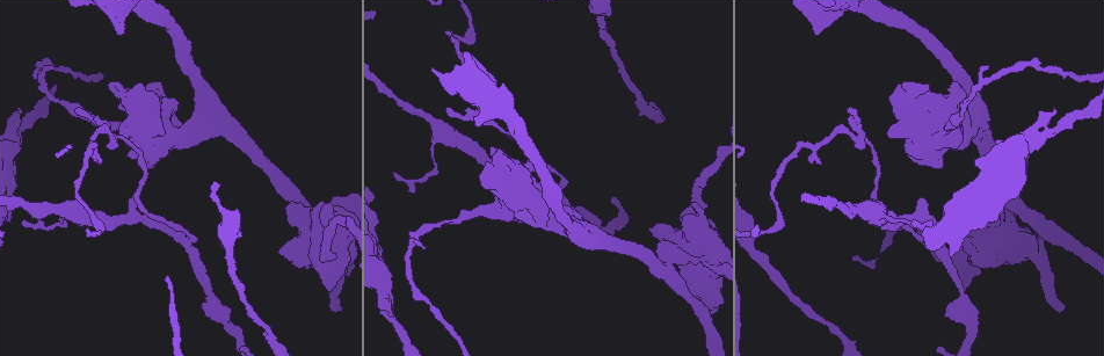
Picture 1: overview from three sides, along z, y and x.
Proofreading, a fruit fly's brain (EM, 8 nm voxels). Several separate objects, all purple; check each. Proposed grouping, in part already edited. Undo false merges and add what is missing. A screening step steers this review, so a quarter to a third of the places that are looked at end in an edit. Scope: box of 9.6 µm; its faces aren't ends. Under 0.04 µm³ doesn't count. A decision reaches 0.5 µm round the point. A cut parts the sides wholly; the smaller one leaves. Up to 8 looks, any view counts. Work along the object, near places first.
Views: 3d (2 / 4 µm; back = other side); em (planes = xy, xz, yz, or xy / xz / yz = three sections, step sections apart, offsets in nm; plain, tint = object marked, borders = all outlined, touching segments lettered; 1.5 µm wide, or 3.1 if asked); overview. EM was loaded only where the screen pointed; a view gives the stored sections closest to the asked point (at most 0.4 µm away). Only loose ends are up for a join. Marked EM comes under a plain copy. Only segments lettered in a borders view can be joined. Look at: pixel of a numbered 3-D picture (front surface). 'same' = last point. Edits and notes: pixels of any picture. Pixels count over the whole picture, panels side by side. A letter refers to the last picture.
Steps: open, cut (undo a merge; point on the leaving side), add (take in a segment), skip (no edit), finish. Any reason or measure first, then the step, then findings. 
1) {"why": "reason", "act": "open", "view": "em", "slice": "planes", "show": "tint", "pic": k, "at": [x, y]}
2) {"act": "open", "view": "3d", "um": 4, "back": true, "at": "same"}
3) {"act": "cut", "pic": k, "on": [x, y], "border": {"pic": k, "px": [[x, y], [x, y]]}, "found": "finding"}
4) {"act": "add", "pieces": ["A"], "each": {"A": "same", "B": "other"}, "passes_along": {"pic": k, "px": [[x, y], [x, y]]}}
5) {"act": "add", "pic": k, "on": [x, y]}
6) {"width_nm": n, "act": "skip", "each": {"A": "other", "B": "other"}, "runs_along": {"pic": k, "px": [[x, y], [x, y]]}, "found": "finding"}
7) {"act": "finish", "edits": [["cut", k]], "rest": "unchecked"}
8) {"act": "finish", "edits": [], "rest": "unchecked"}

{"act": "open", "view": "em", "slice": "planes", "show": "borders", "pic": 1, "at": [988, 65]}

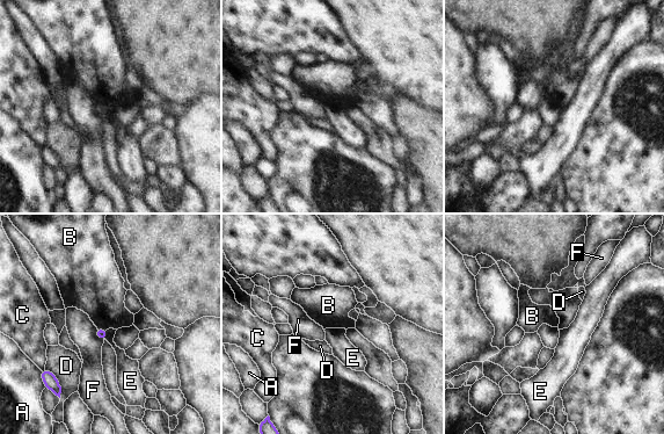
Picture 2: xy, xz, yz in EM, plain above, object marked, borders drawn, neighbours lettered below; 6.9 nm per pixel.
{"act": "skip", "each": {"A": "other", "B": "other", "C": "other", "D": "other", "E": "other", "F": "other"}, "found": "no lettered segment goes on from it"}

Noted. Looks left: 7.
{"why": "free end", "act": "open", "view": "3d", "um": 2, "pic": 1, "at": [389, 313]}

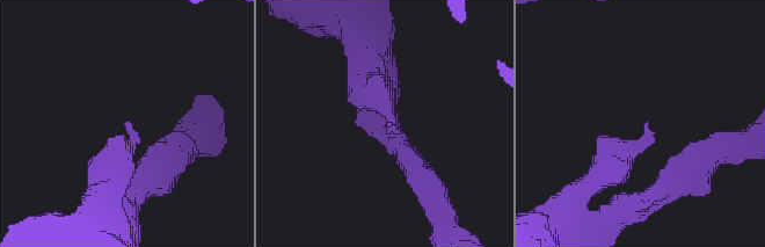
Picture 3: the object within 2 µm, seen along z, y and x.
{"act": "open", "view": "em", "slice": "planes", "show": "borders", "pic": 3, "at": [128, 123]}

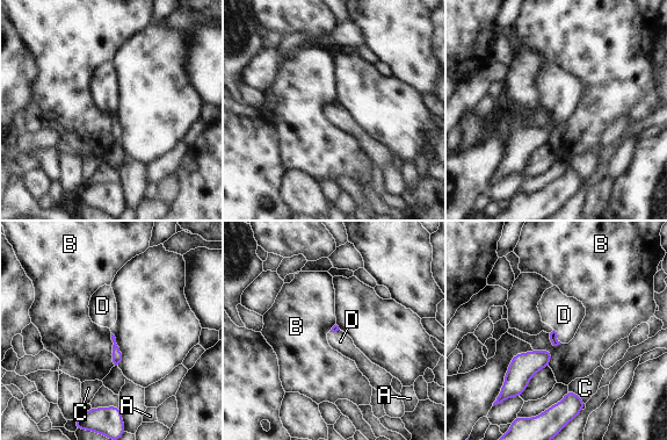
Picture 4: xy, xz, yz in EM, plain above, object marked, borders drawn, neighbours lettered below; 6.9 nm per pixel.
{"longest_contact_nm": ["B", 160], "act": "add", "pieces": ["D"], "each": {"A": "other", "B": "other", "C": "other", "D": "same"}, "found": "it goes on there"}

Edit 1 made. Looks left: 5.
{"why": "stops while still wide", "act": "open", "view": "em", "slice": "planes", "show": "borders", "pic": 1, "at": [914, 158]}

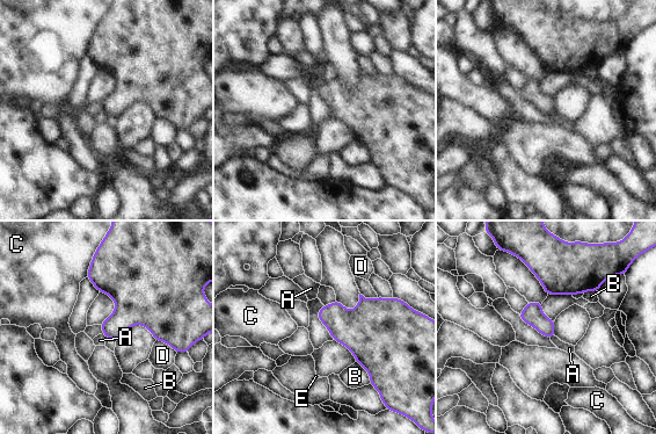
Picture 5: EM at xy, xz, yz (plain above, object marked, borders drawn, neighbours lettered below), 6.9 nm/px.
{"act": "skip", "each": {"A": "other", "B": "other", "C": "other", "D": "other", "E": "other"}, "border": {"pic": 5, "px": [[102, 333], [107, 338]]}, "found": "none of them fits"}

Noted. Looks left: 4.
{"act": "finish", "edits": [["add", 4]], "rest": "unchecked"}

